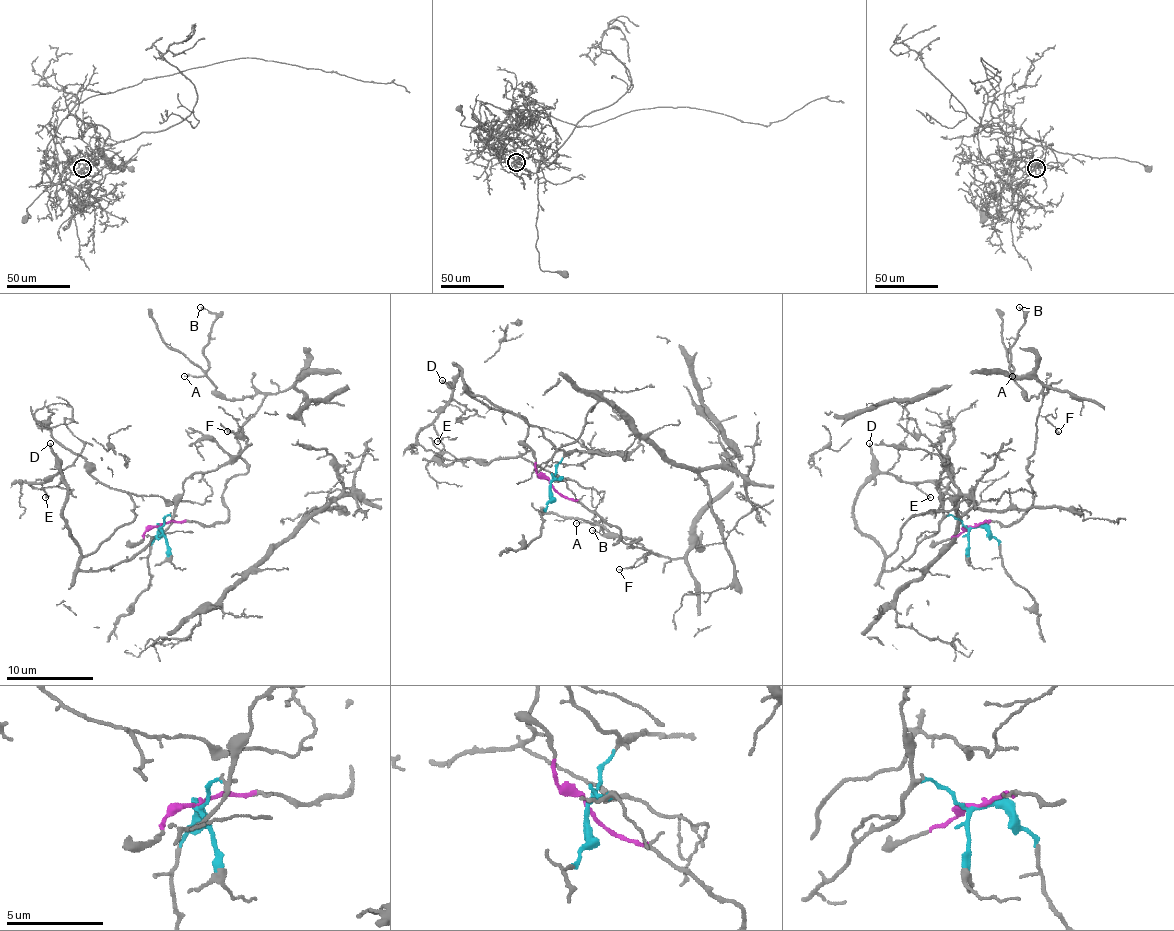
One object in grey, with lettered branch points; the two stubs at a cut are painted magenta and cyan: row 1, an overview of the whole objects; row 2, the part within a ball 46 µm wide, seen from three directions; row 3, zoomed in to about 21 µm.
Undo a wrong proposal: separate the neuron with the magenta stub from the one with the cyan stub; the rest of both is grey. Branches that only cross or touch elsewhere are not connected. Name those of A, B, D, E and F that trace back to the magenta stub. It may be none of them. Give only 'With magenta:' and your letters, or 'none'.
With magenta: A, B, F

